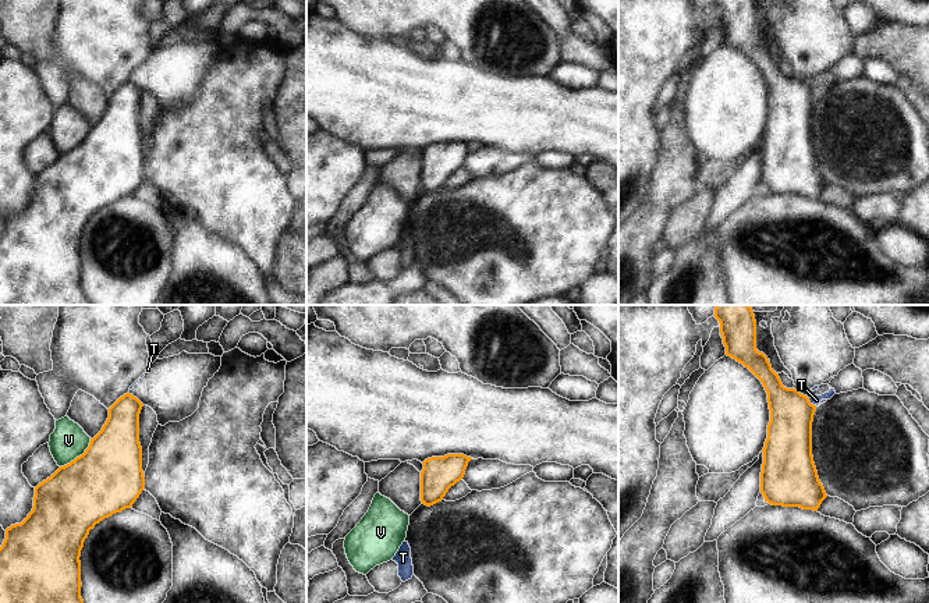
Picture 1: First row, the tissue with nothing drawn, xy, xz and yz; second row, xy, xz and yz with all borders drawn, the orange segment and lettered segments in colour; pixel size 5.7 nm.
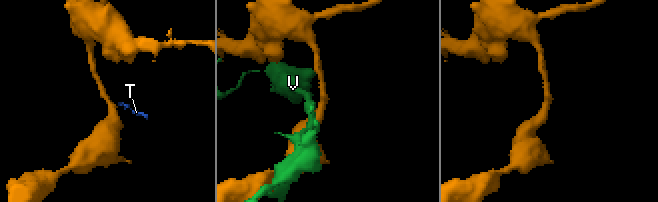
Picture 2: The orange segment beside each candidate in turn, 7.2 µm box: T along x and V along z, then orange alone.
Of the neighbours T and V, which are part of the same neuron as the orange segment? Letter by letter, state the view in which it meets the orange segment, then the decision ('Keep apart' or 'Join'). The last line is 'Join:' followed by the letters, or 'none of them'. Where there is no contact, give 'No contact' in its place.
T: Touches orange in yz. Keep apart
V: Touches orange in xy. Keep apart
Join: none of them

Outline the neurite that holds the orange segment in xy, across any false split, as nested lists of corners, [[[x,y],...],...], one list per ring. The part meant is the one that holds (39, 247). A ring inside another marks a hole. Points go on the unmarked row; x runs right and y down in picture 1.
[[[127,81],[110,96],[102,118],[91,127],[85,141],[60,155],[35,175],[33,196],[21,210],[6,217],[0,235],[0,305],[93,305],[81,285],[81,238],[89,219],[104,206],[131,196],[145,177],[139,102],[143,92]]]

